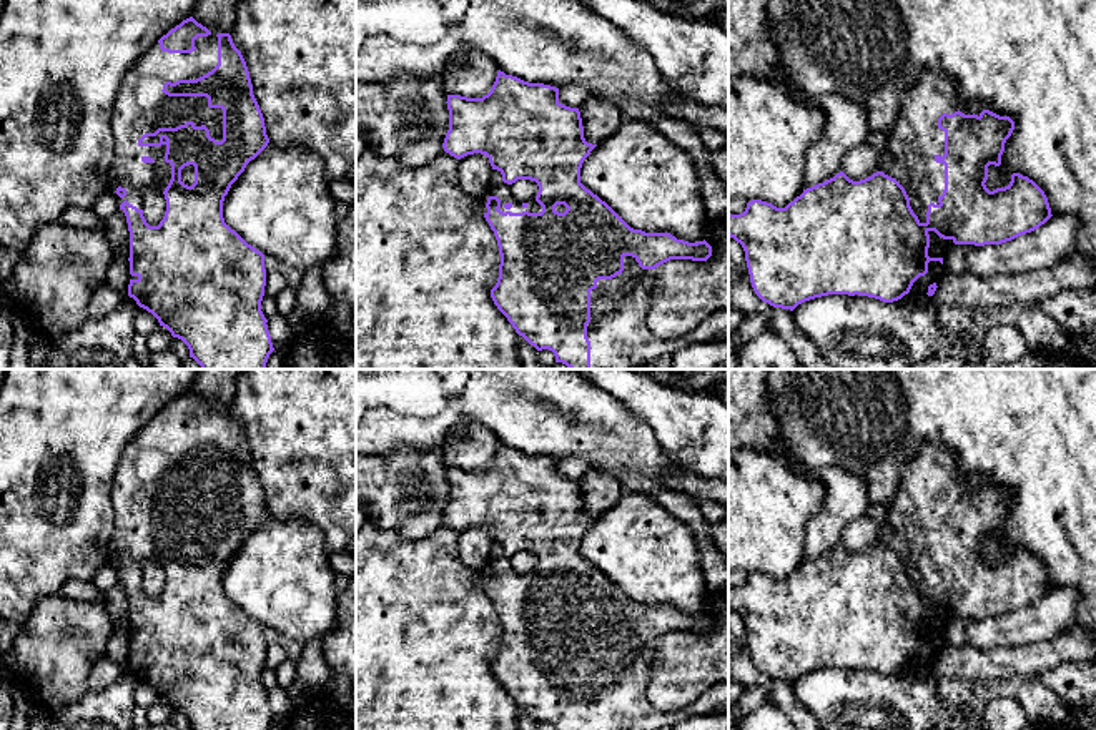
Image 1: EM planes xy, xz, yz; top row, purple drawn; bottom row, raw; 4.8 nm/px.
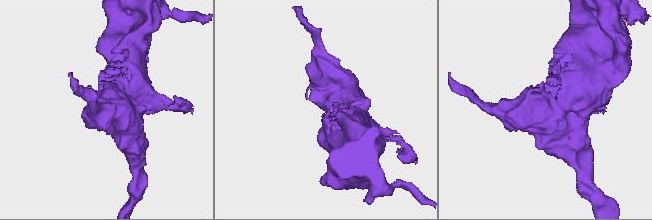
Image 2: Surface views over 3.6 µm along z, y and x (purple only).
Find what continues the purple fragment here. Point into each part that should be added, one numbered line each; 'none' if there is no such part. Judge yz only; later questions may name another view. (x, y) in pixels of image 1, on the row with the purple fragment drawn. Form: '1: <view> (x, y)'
1: yz (915, 138)

